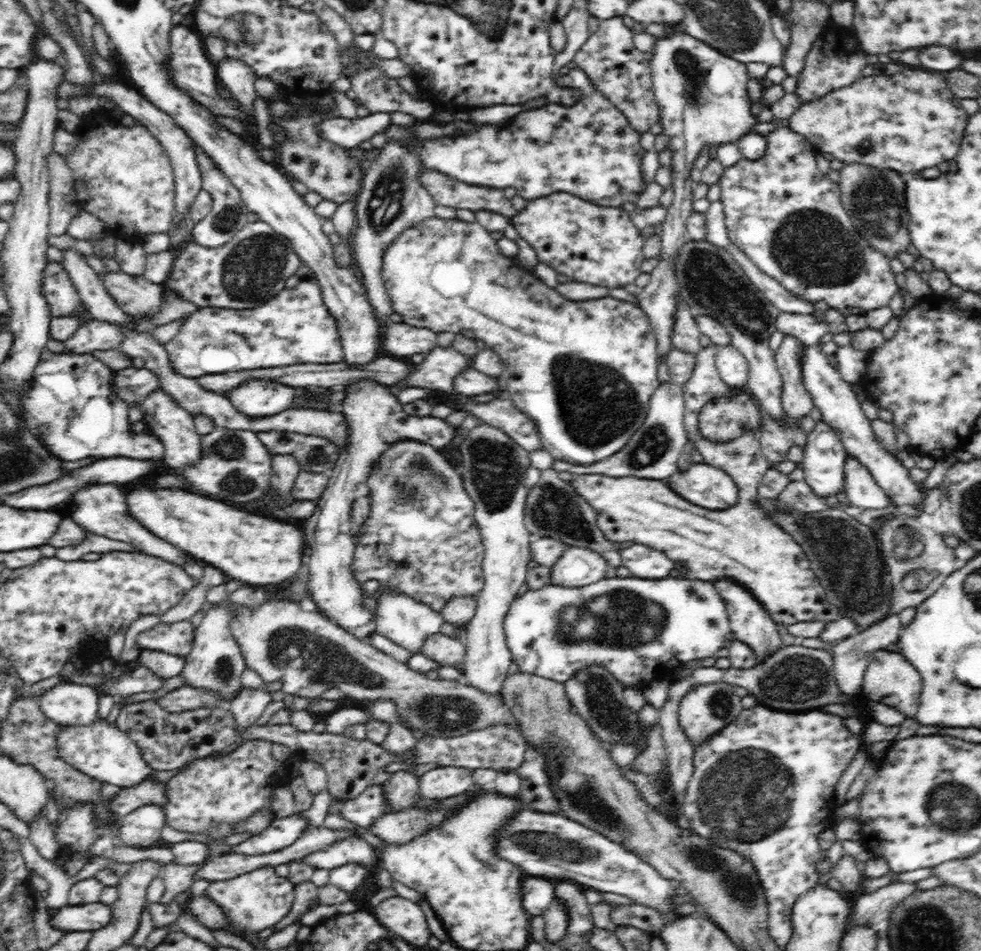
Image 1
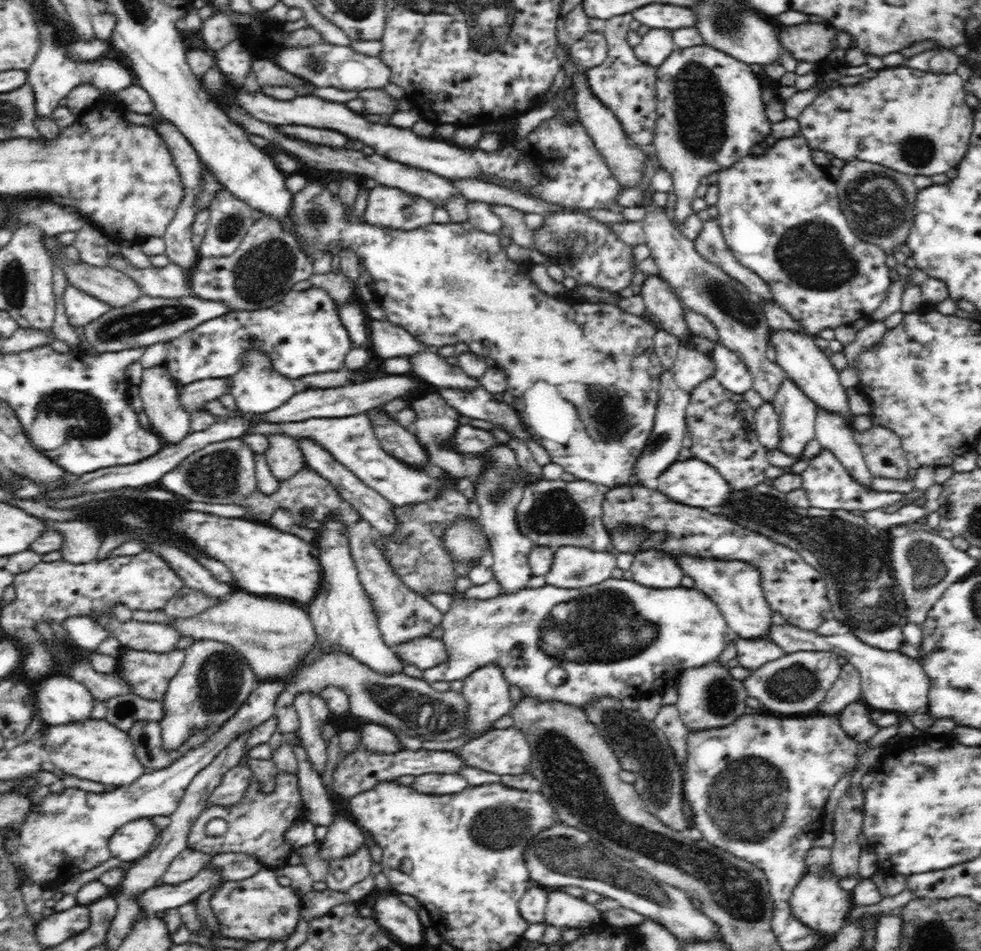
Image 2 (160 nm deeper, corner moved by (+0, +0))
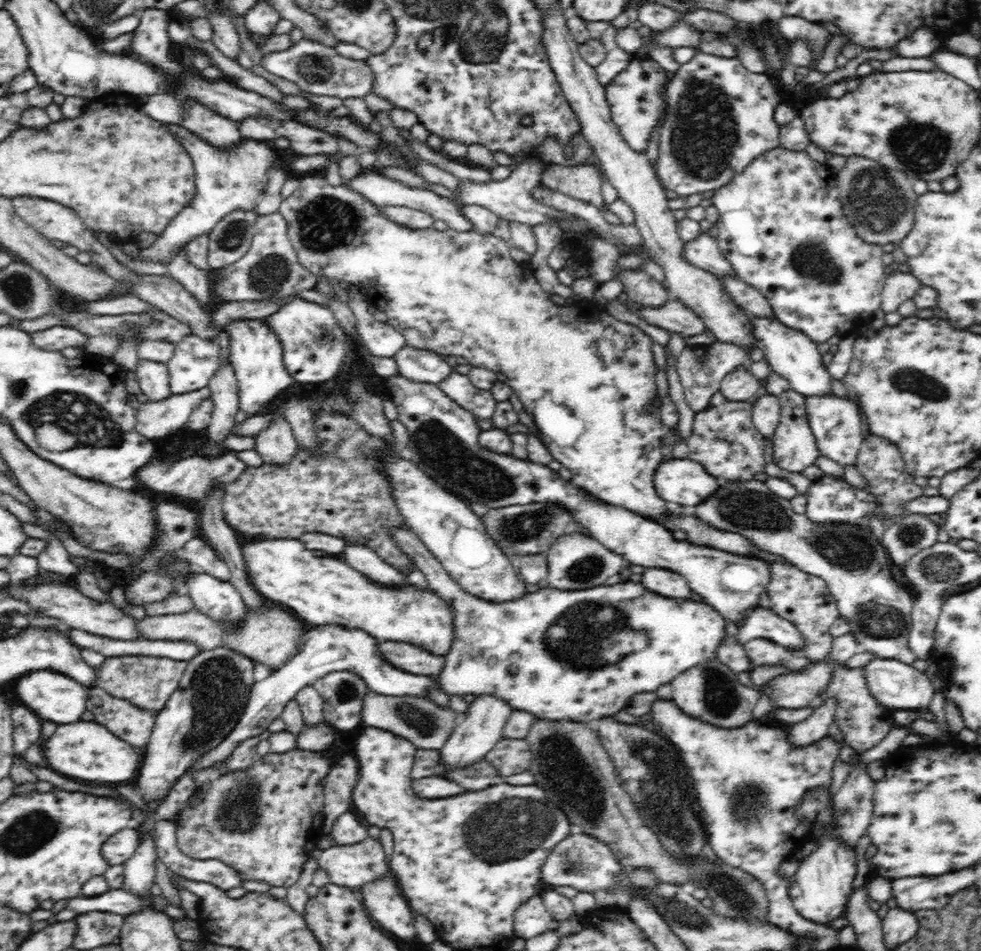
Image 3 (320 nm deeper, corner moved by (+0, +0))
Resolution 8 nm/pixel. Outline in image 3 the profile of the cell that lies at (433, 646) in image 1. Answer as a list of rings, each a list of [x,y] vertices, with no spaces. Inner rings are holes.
[[[378,640],[378,652],[390,664],[410,674],[436,676],[445,664],[444,656],[436,656],[405,642]]]

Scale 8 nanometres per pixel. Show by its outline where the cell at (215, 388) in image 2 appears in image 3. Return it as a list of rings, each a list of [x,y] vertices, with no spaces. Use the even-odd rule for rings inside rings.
[[[206,386],[186,394],[170,395],[164,400],[148,400],[137,409],[136,432],[152,441],[169,439],[174,432],[185,427],[196,405],[210,396],[210,389]]]

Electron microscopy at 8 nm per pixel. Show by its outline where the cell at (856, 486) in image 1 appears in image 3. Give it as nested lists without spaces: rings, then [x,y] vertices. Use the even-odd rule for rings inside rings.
[[[832,394],[805,397],[805,401],[809,425],[820,454],[844,467],[854,465],[864,440],[858,406],[848,398]]]

